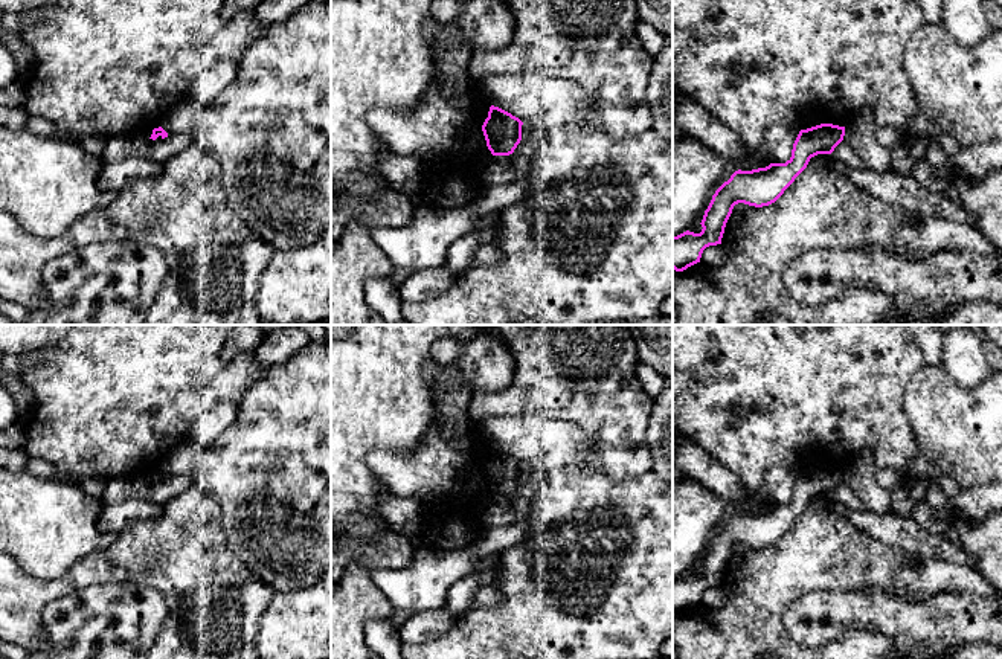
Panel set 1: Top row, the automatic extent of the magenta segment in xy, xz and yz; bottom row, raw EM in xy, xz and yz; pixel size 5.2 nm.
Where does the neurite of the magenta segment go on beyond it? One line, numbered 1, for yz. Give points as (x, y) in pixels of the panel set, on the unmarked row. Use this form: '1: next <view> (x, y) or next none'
1: next none

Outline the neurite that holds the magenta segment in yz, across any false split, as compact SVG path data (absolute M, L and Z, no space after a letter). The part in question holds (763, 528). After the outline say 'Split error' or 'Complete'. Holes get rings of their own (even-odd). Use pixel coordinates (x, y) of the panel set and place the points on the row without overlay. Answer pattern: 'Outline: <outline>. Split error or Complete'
Outline: M821 465L801 471L785 505L770 505L752 513L735 513L712 537L702 561L702 574L683 574L673 578L673 610L683 613L700 604L709 587L721 586L726 564L738 545L763 549L775 545L795 520L807 510L811 499L831 496L843 482L845 468Z. Complete

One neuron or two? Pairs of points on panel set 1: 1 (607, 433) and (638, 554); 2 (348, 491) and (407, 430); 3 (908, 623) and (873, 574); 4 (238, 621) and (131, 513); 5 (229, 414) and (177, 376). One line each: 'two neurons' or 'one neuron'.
1: two neurons
2: one neuron
3: two neurons
4: two neurons
5: two neurons

